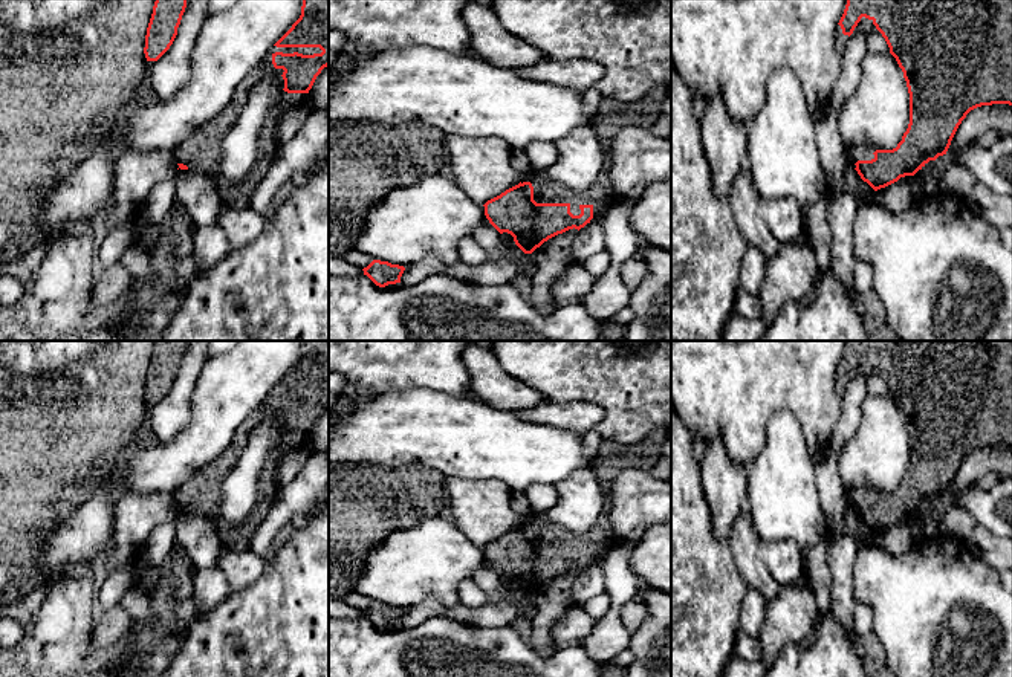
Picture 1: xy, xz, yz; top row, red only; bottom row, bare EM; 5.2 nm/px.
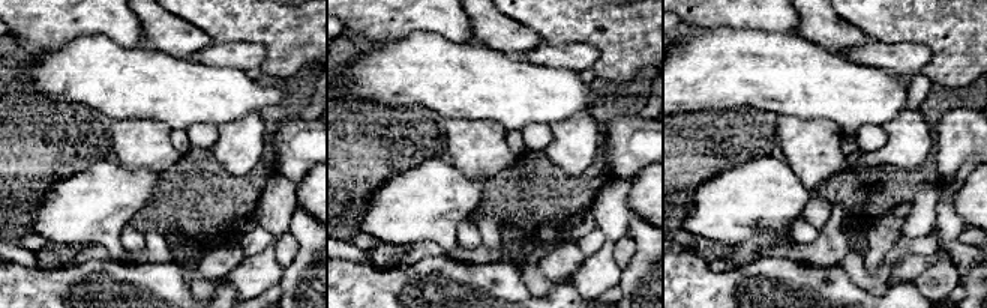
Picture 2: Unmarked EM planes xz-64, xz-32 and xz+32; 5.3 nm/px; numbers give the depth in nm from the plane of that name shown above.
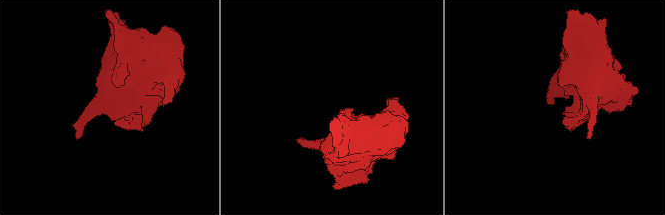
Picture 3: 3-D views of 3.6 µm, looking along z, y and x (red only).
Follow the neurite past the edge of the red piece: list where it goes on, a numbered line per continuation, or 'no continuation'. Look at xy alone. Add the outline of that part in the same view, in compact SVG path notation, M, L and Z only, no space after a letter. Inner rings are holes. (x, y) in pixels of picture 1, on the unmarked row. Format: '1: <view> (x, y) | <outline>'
1: xy (201, 494) | M272 388L264 403L238 428L232 443L212 462L200 469L191 480L173 491L173 498L177 506L188 509L188 513L214 515L217 512L219 498L222 494L223 477L232 469L237 457L248 443L252 428L268 417L283 417L283 411L275 411L272 397L283 396L321 396L319 390L277 390Z

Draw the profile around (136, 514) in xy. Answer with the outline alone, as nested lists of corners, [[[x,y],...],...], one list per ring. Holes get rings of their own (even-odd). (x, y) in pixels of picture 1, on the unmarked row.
[[[173,492],[119,495],[113,507],[113,546],[107,555],[107,572],[141,562],[151,530],[162,523],[171,523],[177,510]]]

